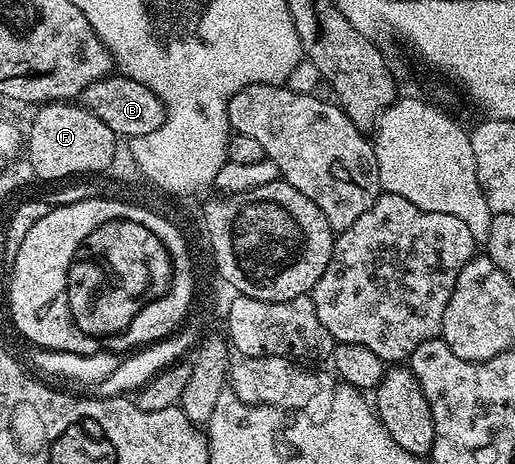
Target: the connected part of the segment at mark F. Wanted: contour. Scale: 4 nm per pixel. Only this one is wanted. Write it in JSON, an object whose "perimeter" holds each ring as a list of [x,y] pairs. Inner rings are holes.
{"perimeter":[[[55,101],[45,103],[33,117],[27,129],[27,140],[32,150],[33,165],[43,177],[58,177],[73,170],[98,169],[109,161],[112,153],[111,127],[103,123],[81,103]]]}

